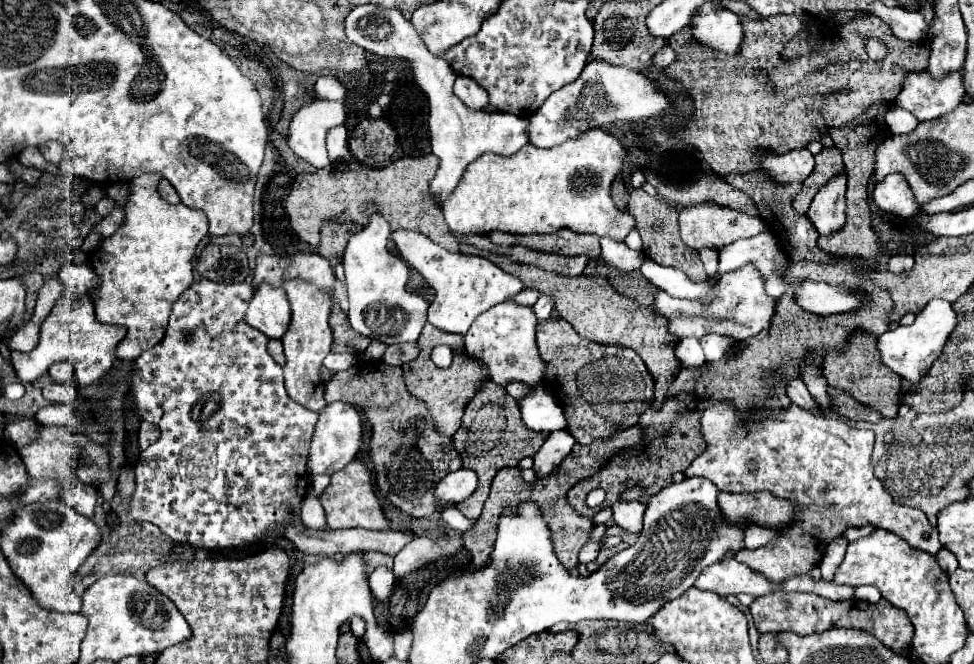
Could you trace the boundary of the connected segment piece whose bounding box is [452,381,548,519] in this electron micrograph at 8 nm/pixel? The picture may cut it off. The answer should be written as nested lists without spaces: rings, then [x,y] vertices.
[[[484,381],[484,385],[476,391],[476,395],[468,401],[462,417],[460,429],[454,433],[454,449],[458,451],[462,459],[464,469],[472,469],[478,475],[478,489],[470,497],[470,501],[464,501],[462,505],[456,505],[466,517],[478,519],[482,505],[490,493],[490,483],[494,475],[504,467],[518,467],[518,463],[524,457],[532,457],[538,453],[542,443],[546,441],[548,433],[542,431],[530,431],[526,429],[518,403],[508,395],[508,409],[502,407],[502,387],[494,385],[492,381]]]

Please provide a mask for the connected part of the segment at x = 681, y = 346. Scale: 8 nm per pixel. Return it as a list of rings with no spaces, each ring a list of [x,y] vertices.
[[[693,337],[680,340],[676,344],[675,355],[684,368],[698,368],[706,362],[700,341]]]

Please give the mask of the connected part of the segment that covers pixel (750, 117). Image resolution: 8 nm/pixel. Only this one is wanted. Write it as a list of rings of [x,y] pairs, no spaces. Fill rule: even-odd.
[[[858,13],[850,23],[842,23],[834,31],[834,41],[826,41],[820,35],[814,37],[794,15],[740,19],[742,25],[746,25],[746,45],[742,45],[738,57],[702,49],[702,45],[694,45],[686,29],[682,29],[672,37],[672,47],[676,47],[678,53],[676,61],[664,69],[666,75],[680,81],[694,99],[694,117],[688,121],[682,137],[686,137],[722,177],[758,169],[758,165],[754,165],[754,149],[774,149],[774,153],[804,149],[810,141],[828,135],[826,129],[852,123],[874,103],[894,103],[906,75],[924,71],[928,65],[930,39],[902,41],[894,37],[882,19],[870,13]],[[798,35],[810,39],[814,51],[804,63],[798,63],[798,59],[784,61],[780,51]],[[866,37],[882,39],[888,45],[888,55],[882,61],[846,59],[846,49],[850,51],[854,45],[862,49]],[[760,69],[768,73],[768,83],[756,79],[756,71]]]

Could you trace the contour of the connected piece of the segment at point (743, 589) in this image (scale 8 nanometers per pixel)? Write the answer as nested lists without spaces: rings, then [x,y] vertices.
[[[728,557],[720,563],[708,565],[694,583],[698,589],[714,591],[722,597],[726,595],[740,595],[740,593],[752,593],[756,597],[766,595],[770,591],[776,591],[778,587],[766,577],[758,577],[750,567],[738,563],[734,557]]]

